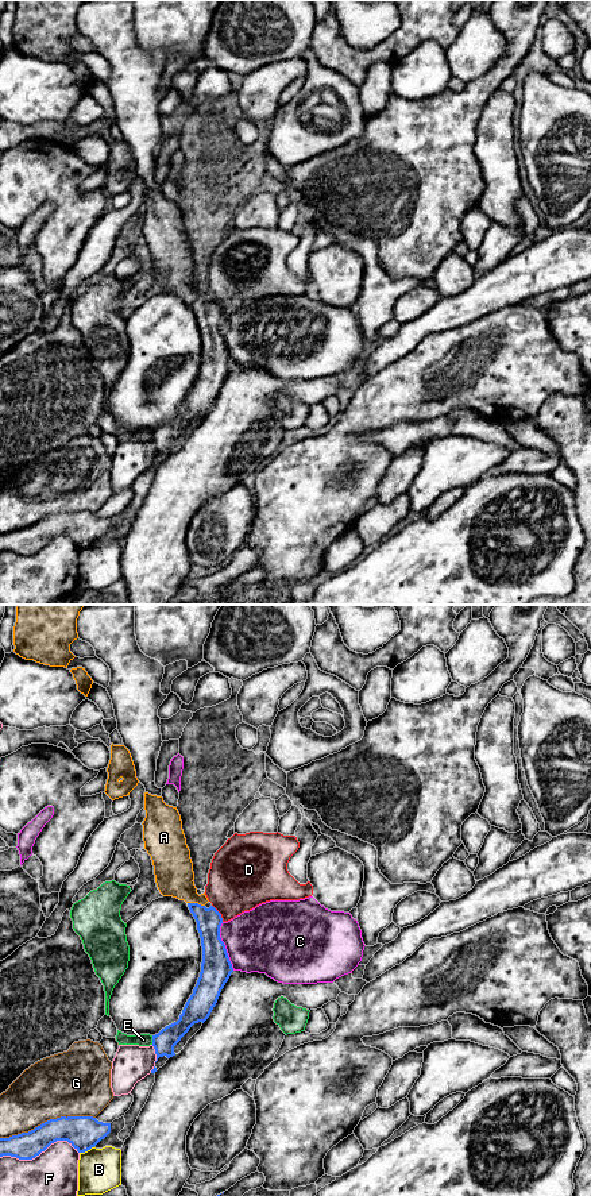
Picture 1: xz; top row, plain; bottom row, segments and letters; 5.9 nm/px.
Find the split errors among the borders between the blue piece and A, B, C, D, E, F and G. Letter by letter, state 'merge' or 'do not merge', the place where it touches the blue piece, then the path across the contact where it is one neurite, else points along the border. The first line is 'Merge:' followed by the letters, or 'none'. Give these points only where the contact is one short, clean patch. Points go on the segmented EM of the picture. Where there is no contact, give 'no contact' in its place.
Merge: A
A: merge; meets blue in xz at (196, 903); runs through xz (209, 919), (196, 903), (176, 880), (173, 868)
B: do not merge; meets blue in xz at (87, 1150)
C: do not merge; meets blue in xz at (224, 946); border along xz (221, 922), (220, 940), (234, 969)
D: do not merge; meets blue in xz at (219, 913); border along xz (212, 905), (223, 921)
E: do not merge; meets blue in xz at (153, 1040)
F: do not merge; meets blue in xz at (39, 1153)
G: do not merge; meets blue in xz at (47, 1121)

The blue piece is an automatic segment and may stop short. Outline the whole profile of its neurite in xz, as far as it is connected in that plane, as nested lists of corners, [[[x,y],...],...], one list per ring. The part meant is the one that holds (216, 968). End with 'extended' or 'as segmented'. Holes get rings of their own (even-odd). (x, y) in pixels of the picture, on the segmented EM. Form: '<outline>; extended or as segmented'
[[[144,792],[144,810],[143,841],[152,860],[157,887],[163,896],[188,903],[202,946],[200,977],[179,1019],[152,1035],[158,1061],[163,1056],[175,1056],[174,1046],[189,1029],[209,1018],[233,968],[220,938],[221,914],[213,906],[205,907],[209,902],[205,892],[197,894],[190,850],[177,807],[166,805],[162,796]]]; extended

